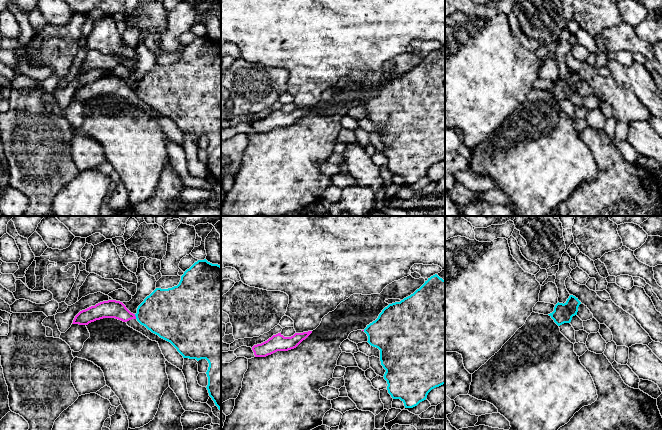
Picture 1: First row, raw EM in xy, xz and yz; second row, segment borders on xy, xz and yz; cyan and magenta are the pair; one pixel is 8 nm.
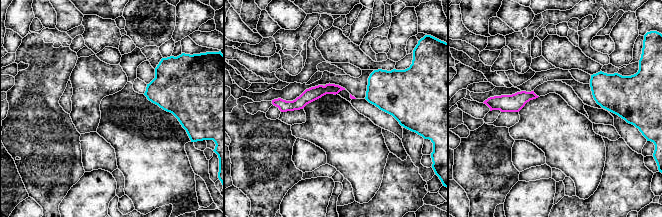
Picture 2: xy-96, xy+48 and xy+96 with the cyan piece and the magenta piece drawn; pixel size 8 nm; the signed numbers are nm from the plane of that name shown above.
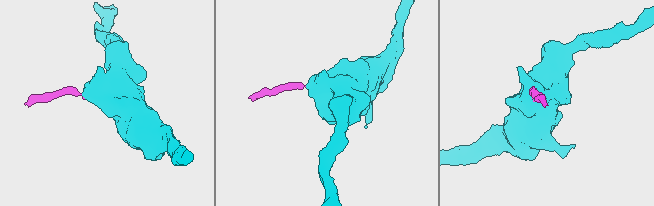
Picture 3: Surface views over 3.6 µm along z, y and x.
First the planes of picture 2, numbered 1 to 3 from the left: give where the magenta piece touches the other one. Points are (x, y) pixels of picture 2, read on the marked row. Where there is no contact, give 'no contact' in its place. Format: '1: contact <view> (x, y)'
1: no contact
2: no contact
3: no contact

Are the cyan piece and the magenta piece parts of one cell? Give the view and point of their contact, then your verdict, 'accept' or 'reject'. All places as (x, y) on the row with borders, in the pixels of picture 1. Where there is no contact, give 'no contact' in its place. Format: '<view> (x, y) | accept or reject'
xy (135, 315) | reject

